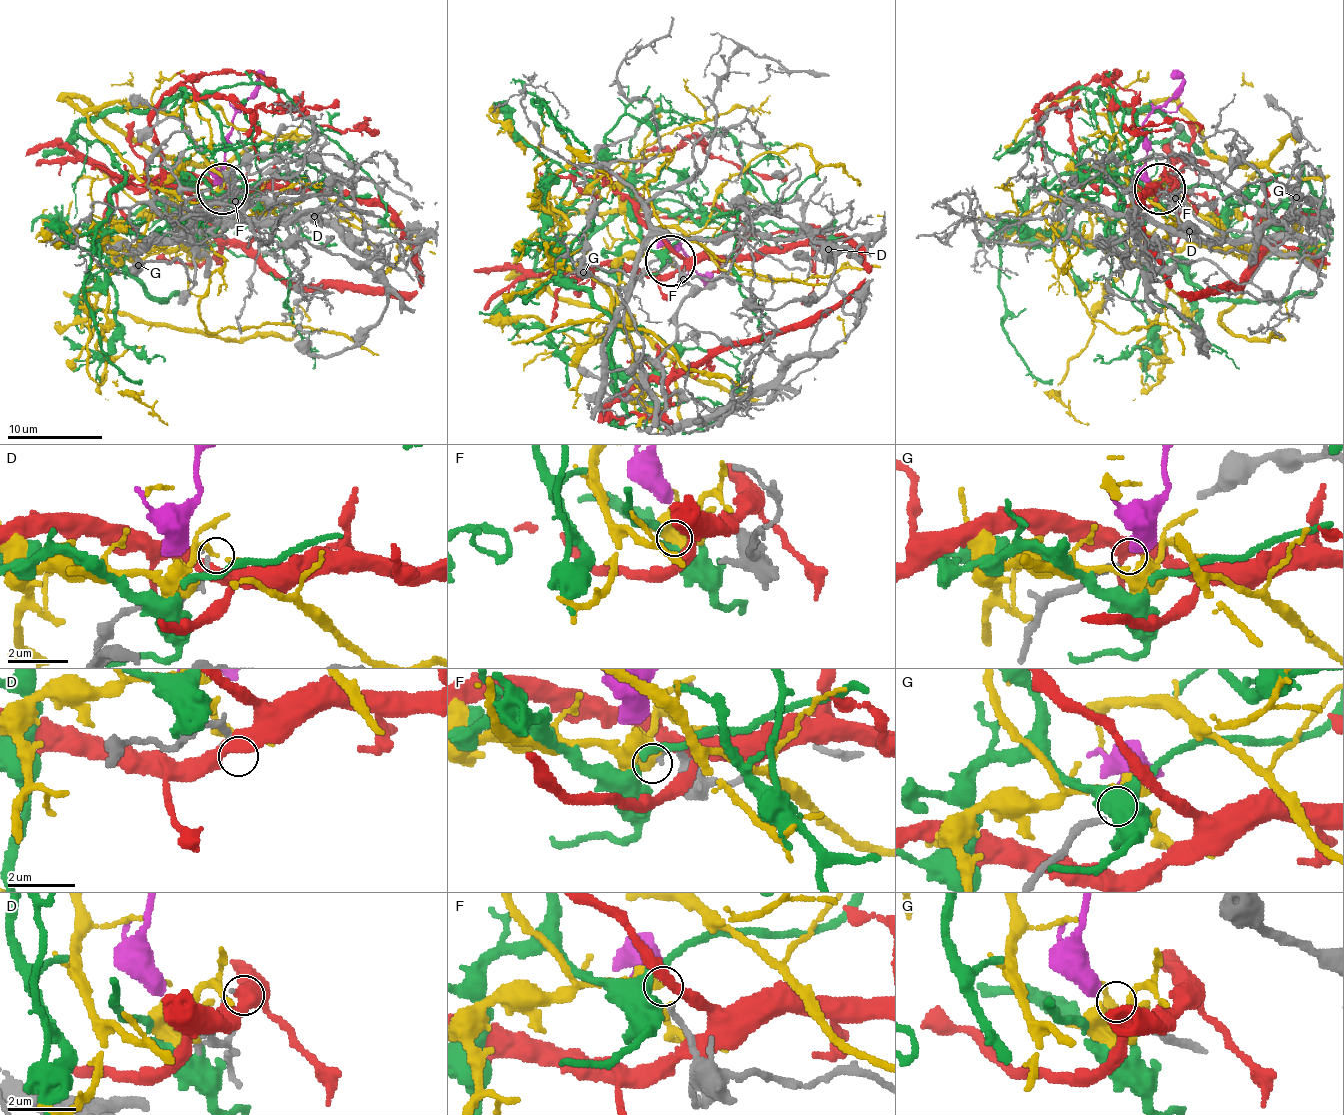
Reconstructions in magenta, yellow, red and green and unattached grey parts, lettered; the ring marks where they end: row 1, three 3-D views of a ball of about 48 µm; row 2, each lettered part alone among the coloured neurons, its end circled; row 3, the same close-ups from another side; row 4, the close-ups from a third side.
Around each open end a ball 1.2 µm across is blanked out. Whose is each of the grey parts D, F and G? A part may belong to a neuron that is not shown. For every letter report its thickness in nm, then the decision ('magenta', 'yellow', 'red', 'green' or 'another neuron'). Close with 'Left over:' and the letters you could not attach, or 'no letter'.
D: calibre 140 nm; another neuron
F: calibre 160 nm; green
G: calibre 200 nm; magenta
Left over: D

